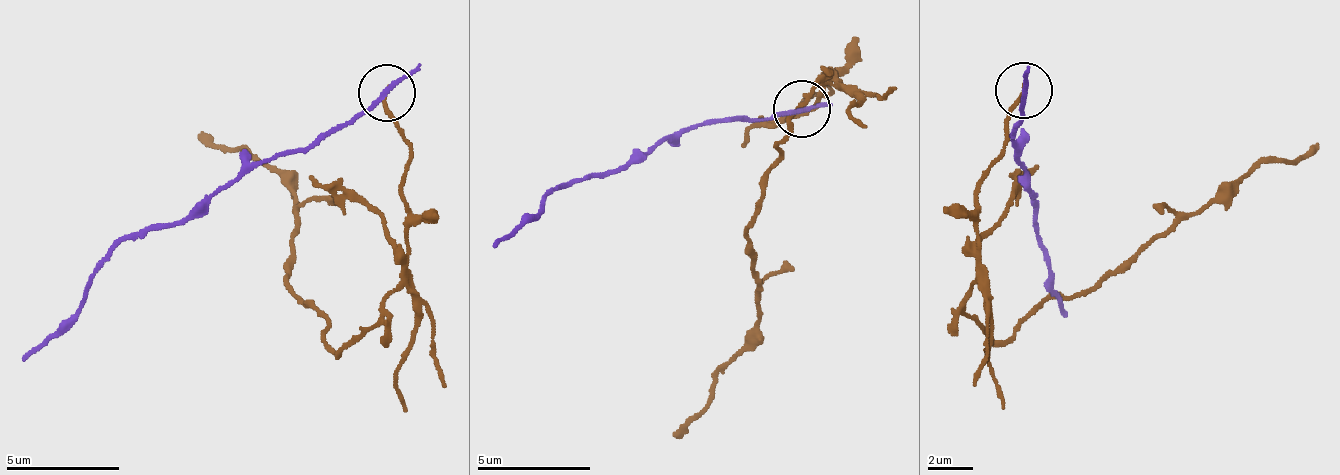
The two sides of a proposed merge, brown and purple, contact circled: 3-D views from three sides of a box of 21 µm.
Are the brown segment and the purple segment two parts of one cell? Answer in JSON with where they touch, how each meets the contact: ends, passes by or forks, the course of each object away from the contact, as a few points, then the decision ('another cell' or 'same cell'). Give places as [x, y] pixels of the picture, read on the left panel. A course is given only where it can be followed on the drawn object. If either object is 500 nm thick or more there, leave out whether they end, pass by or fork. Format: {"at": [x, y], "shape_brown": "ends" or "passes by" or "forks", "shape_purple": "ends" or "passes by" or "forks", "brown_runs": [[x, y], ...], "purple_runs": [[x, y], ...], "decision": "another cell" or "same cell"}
{"at": [386, 93], "shape_brown": "ends", "shape_purple": "passes by", "brown_runs": [[385, 91], [411, 162], [403, 283], [337, 354], [285, 283], [291, 189], [250, 150], [197, 132]], "purple_runs": [[385, 91], [305, 149], [272, 155], [182, 220], [135, 231], [107, 259], [59, 331], [21, 362]], "decision": "another cell"}

